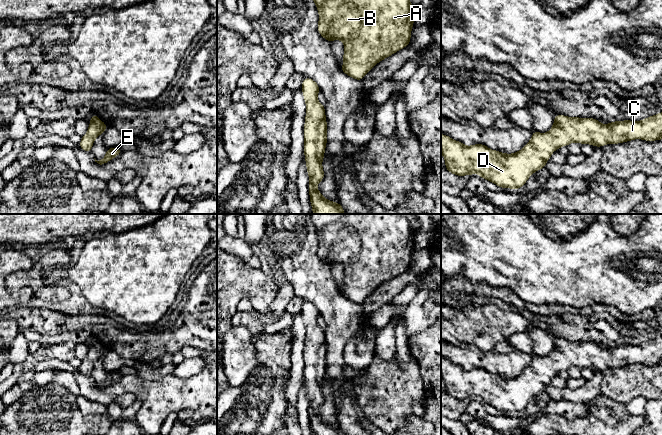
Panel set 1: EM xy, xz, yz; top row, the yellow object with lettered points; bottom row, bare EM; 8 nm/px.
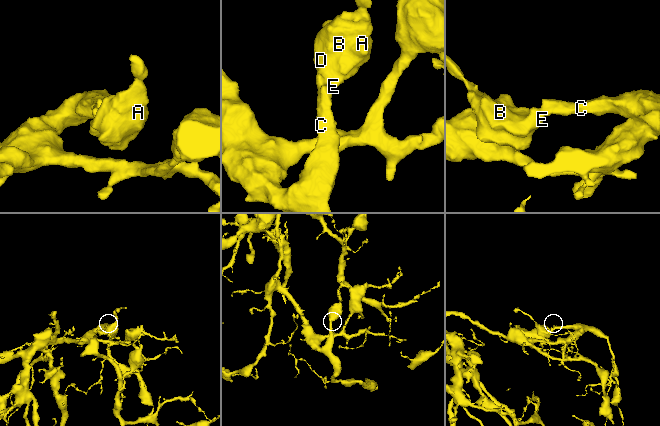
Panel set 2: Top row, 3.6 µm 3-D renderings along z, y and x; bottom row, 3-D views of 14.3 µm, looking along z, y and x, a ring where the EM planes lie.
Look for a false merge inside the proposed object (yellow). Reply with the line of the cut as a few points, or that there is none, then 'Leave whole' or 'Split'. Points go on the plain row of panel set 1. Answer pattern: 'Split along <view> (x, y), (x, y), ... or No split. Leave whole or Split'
No split. Leave whole

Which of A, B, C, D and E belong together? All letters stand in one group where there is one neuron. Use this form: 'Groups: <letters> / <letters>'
Groups: A B C D E

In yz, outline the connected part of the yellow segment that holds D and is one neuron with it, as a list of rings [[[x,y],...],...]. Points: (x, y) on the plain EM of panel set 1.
[[[662,336],[649,340],[641,345],[614,345],[608,349],[602,348],[595,342],[568,341],[554,339],[554,348],[549,356],[532,355],[530,365],[518,376],[512,378],[489,373],[484,368],[465,370],[462,366],[441,358],[441,378],[445,383],[446,395],[456,400],[473,399],[477,397],[500,412],[520,413],[529,401],[536,395],[546,391],[546,386],[552,377],[560,371],[572,366],[603,371],[606,368],[619,368],[635,363],[656,365],[662,363]]]

